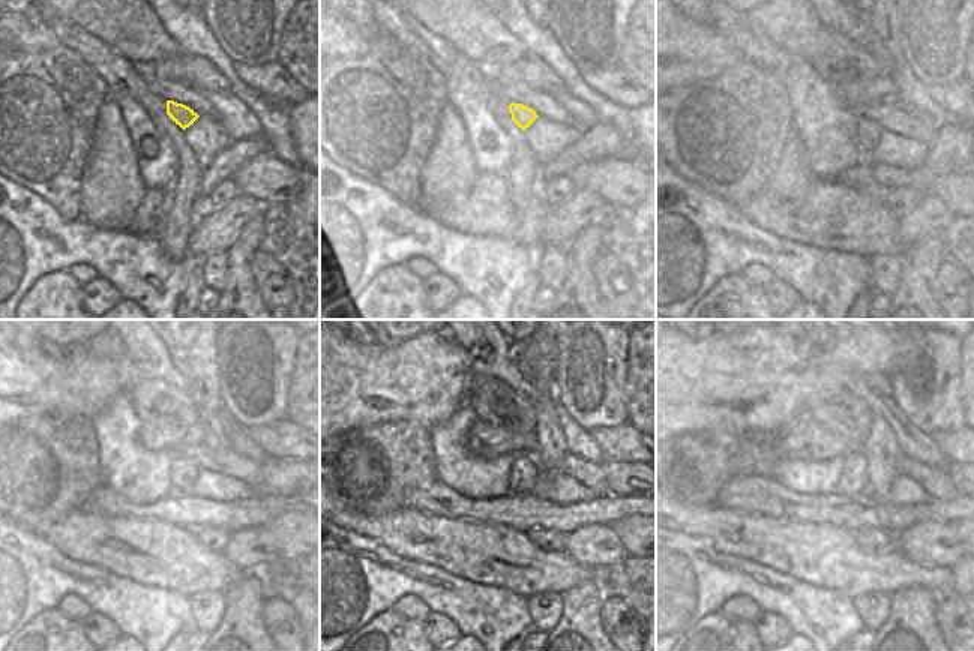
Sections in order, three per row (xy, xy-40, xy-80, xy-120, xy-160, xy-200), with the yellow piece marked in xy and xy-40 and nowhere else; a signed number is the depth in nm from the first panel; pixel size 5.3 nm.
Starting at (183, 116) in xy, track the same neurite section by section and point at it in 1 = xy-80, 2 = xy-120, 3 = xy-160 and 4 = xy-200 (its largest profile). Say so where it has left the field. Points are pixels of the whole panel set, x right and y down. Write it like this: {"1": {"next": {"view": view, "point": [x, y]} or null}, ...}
{"1": {"next": {"view": "xy-80", "point": [866, 134]}}, "2": {"next": {"view": "xy-120", "point": [185, 470]}}, "3": {"next": {"view": "xy-160", "point": [524, 470]}}, "4": {"next": {"view": "xy-200", "point": [854, 479]}}}

